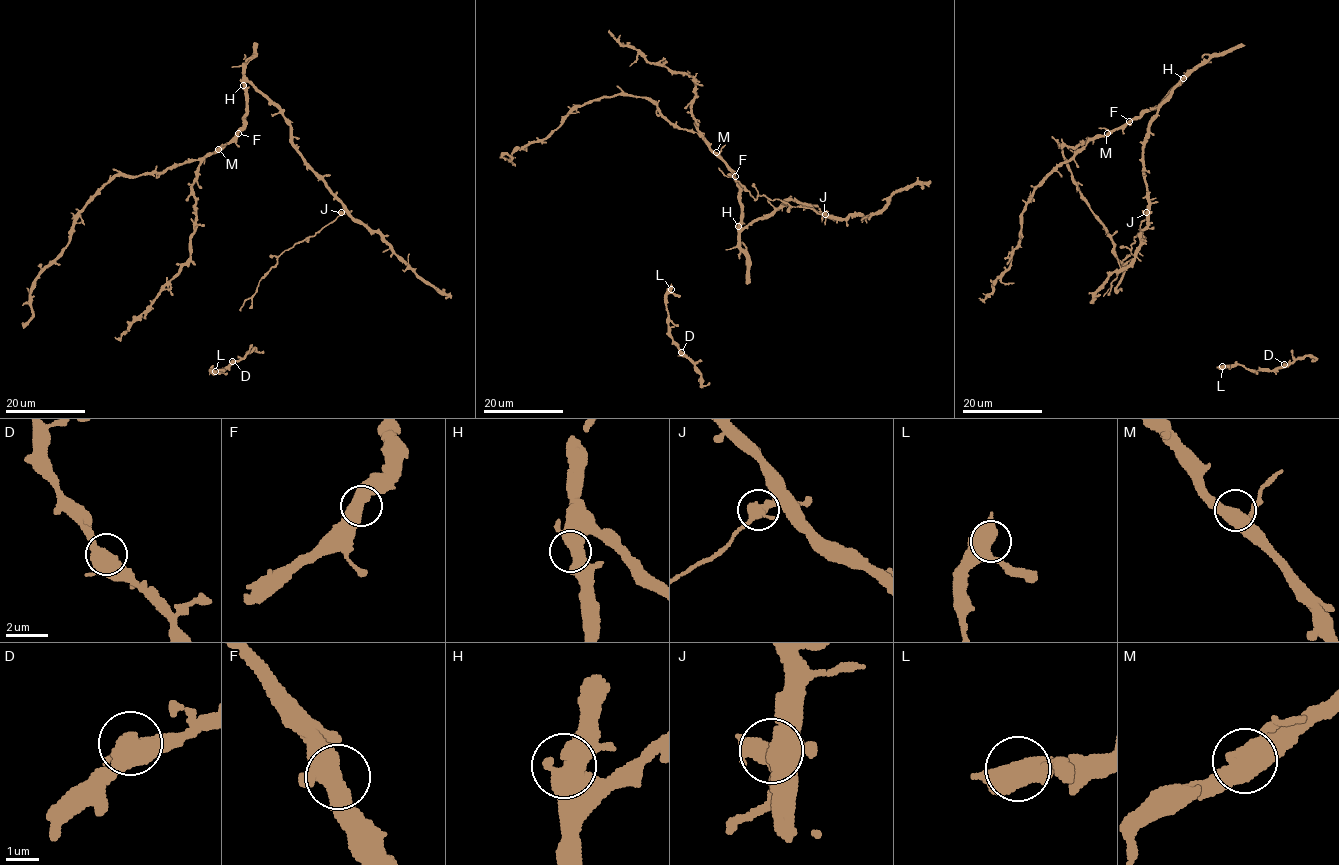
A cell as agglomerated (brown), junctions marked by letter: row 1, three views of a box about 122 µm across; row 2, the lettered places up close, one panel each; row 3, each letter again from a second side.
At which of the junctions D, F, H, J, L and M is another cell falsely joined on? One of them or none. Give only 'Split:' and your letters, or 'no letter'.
Split: J

